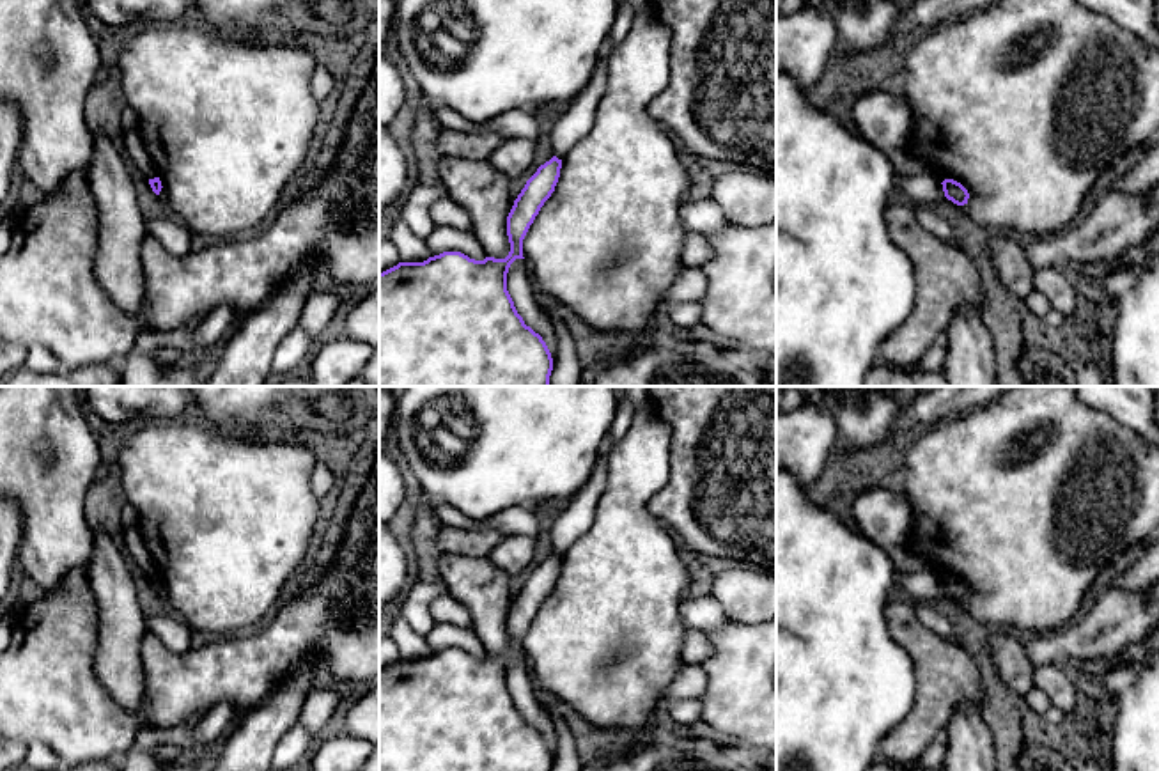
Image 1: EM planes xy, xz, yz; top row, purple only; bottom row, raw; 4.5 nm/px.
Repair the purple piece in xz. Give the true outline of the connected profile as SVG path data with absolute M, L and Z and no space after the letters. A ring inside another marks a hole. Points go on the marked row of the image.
M553 156L526 181L507 216L510 252L505 259L470 259L443 252L424 262L399 262L379 273L379 386L549 386L551 353L539 333L525 324L507 291L507 273L523 257L523 239L544 202L555 191L562 160Z

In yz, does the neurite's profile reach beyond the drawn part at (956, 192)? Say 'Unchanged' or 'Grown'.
Unchanged

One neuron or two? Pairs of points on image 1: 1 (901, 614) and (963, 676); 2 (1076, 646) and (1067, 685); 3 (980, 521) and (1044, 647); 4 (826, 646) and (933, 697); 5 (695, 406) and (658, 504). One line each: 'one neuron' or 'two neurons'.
1: one neuron
2: two neurons
3: two neurons
4: two neurons
5: one neuron

